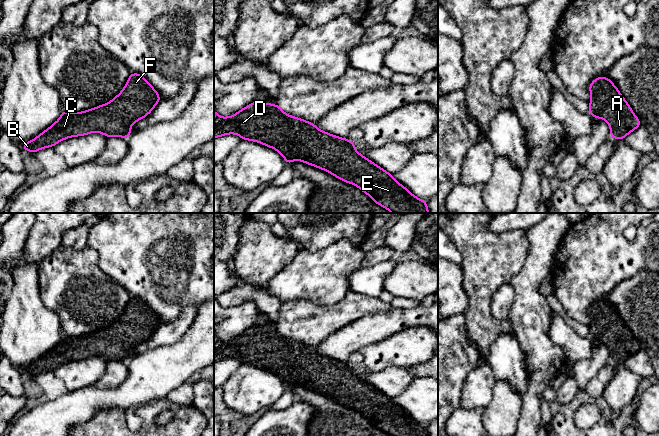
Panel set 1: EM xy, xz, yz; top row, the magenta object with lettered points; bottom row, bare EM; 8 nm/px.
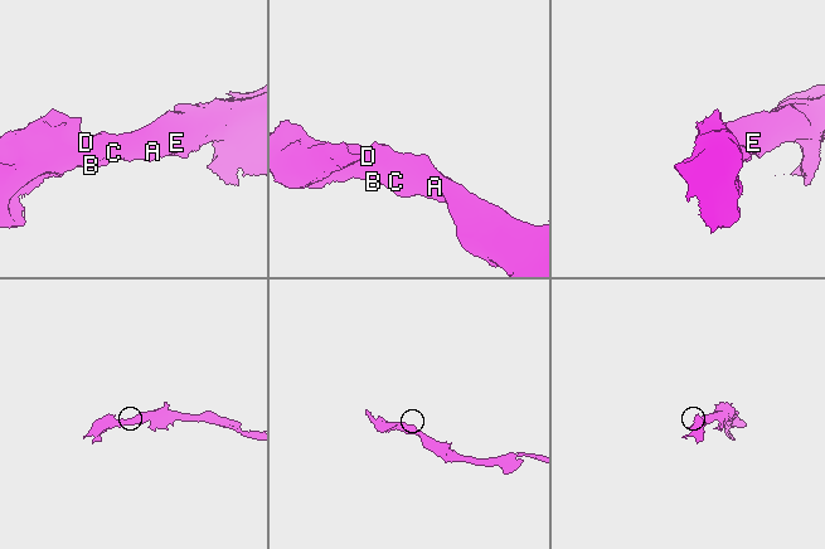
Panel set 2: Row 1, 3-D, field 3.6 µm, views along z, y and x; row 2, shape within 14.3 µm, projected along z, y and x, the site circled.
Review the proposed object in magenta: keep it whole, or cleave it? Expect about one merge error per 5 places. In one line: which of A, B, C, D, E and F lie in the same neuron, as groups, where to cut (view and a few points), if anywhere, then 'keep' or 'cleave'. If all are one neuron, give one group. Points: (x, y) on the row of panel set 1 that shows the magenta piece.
groups A B C D E F; cut none; keep

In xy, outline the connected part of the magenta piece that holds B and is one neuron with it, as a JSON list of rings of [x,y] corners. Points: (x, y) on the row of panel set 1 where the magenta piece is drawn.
[[[131,73],[122,91],[111,101],[78,113],[62,111],[55,123],[21,148],[35,153],[67,138],[94,132],[107,138],[128,138],[132,124],[150,114],[160,101],[156,89],[142,75]]]

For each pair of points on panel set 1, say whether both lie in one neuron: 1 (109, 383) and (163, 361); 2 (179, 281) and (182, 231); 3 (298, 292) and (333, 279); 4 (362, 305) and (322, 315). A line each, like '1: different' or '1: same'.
1: different
2: same
3: same
4: same

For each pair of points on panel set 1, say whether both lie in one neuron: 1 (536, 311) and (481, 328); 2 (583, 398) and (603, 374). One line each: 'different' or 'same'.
1: different
2: different

